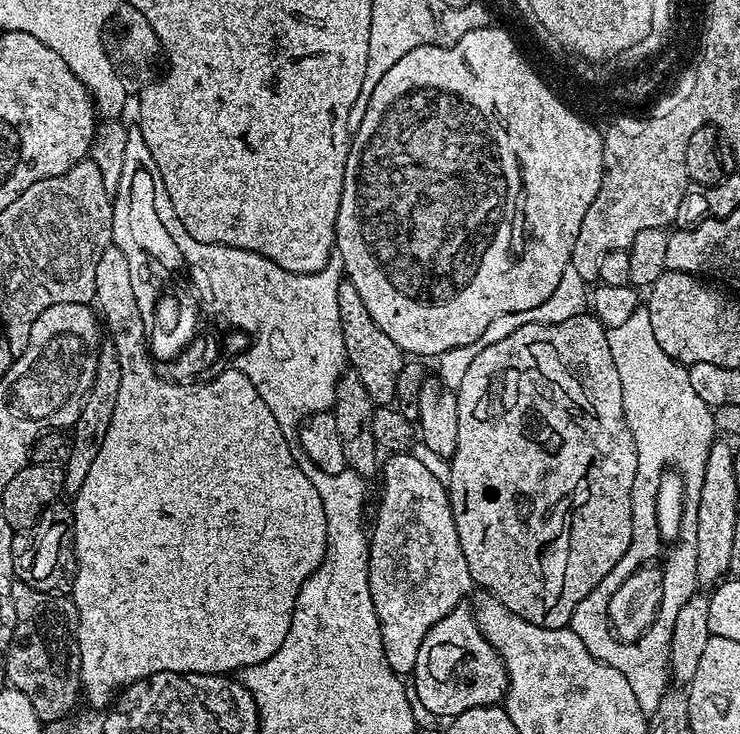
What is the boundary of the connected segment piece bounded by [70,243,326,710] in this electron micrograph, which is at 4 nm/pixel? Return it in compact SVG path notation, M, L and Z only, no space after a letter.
M114 243L108 244L106 250L102 250L102 258L98 258L98 267L94 270L94 290L96 291L95 307L102 317L102 324L106 329L107 335L108 332L112 335L109 336L110 342L116 347L117 358L121 362L121 386L118 389L118 402L115 403L114 416L110 421L110 428L102 441L98 456L91 463L90 470L87 471L86 480L82 483L82 488L74 495L74 499L70 504L72 510L72 533L76 539L76 580L72 584L70 595L78 610L76 637L78 638L78 650L80 651L80 686L86 700L88 696L89 702L94 707L100 708L96 710L104 710L111 705L117 693L129 688L131 684L146 678L150 674L158 674L159 672L197 672L198 674L210 674L211 676L236 674L245 668L266 662L266 658L273 656L278 650L278 646L282 646L282 642L286 642L286 634L290 634L290 622L294 614L294 606L296 605L298 594L306 582L306 578L310 578L310 574L314 574L314 570L318 570L318 566L324 560L324 551L326 550L326 510L322 506L322 498L318 498L318 490L314 486L314 482L310 482L310 478L306 478L306 474L302 474L302 466L298 466L296 461L297 453L294 451L294 448L292 452L291 446L288 445L289 437L280 429L274 414L270 414L270 406L266 406L266 402L262 402L254 382L250 382L250 378L246 378L246 374L242 374L239 370L231 370L232 372L217 371L211 380L192 384L182 384L175 379L172 379L173 381L163 380L159 376L161 373L158 371L157 365L149 359L150 341L148 335L144 332L144 323L142 322L142 314L138 310L138 304L134 302L134 290L130 283L130 265L126 263L126 254L122 254L122 250L118 250L118 246Z

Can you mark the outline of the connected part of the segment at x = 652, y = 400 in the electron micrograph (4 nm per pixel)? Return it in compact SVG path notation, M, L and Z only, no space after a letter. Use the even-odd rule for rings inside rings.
M640 306L622 326L608 329L610 354L618 366L618 379L622 382L622 406L626 426L634 434L638 450L638 469L634 474L634 490L630 490L631 542L627 556L632 556L636 570L653 561L660 552L662 539L656 518L656 497L661 473L671 466L683 480L683 512L676 541L662 566L661 600L650 627L643 633L646 640L656 640L656 654L660 664L668 658L670 638L673 637L675 619L681 607L697 595L700 581L698 572L698 502L701 501L705 482L706 458L717 439L715 418L710 405L702 402L692 385L689 369L676 363L658 346L650 326L647 307Z

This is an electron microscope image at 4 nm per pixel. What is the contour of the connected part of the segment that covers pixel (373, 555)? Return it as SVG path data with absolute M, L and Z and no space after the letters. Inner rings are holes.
M403 450L383 459L381 480L382 496L369 535L368 581L374 612L378 615L383 656L396 675L407 676L416 669L418 650L426 634L436 623L450 616L459 602L470 594L468 592L474 583L458 540L447 487L441 477L431 474L415 453Z

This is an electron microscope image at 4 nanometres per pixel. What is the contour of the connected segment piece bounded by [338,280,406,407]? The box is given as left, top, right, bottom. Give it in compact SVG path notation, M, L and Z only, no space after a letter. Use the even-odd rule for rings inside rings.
M342 280L338 286L338 314L342 325L345 361L360 378L375 406L391 405L396 395L398 374L406 362L405 353L374 322L358 290L354 290L352 281Z

